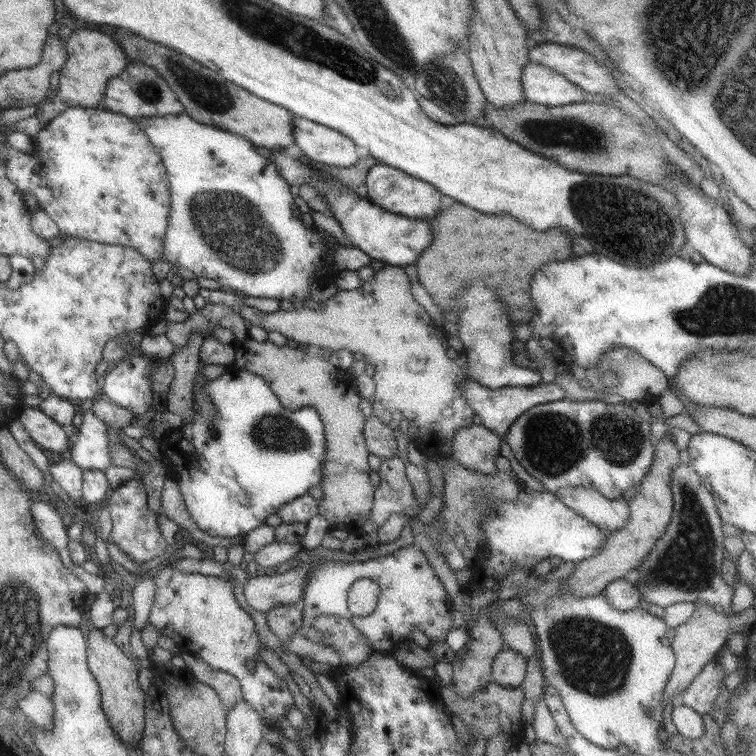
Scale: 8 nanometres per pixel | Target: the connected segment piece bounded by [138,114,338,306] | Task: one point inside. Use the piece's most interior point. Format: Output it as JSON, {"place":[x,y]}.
{"place":[230,219]}

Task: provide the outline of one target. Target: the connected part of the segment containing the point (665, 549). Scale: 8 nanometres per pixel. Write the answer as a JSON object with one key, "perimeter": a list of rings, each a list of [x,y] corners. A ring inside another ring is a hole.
{"perimeter":[[[685,458],[674,467],[669,477],[671,477],[669,488],[672,492],[671,520],[665,527],[663,535],[653,543],[647,557],[634,568],[627,579],[630,579],[630,582],[639,590],[641,599],[647,600],[651,604],[657,604],[663,609],[675,602],[694,603],[696,600],[700,600],[709,605],[719,604],[723,608],[722,613],[731,615],[734,612],[730,608],[730,600],[735,587],[727,586],[721,578],[721,565],[726,555],[723,546],[722,522],[715,508],[714,498],[706,486],[703,486],[699,476],[692,470]]]}

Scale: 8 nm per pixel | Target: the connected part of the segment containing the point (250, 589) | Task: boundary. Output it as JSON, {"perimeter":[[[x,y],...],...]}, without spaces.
{"perimeter":[[[309,565],[295,566],[271,576],[254,570],[242,587],[245,602],[255,611],[264,614],[279,604],[298,604],[303,598],[303,588],[307,584],[307,572]]]}

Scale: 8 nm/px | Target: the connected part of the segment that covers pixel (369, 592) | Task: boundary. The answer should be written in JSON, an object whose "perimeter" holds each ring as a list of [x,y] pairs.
{"perimeter":[[[362,578],[354,580],[347,593],[347,609],[352,616],[371,615],[376,608],[379,587],[375,581]]]}

